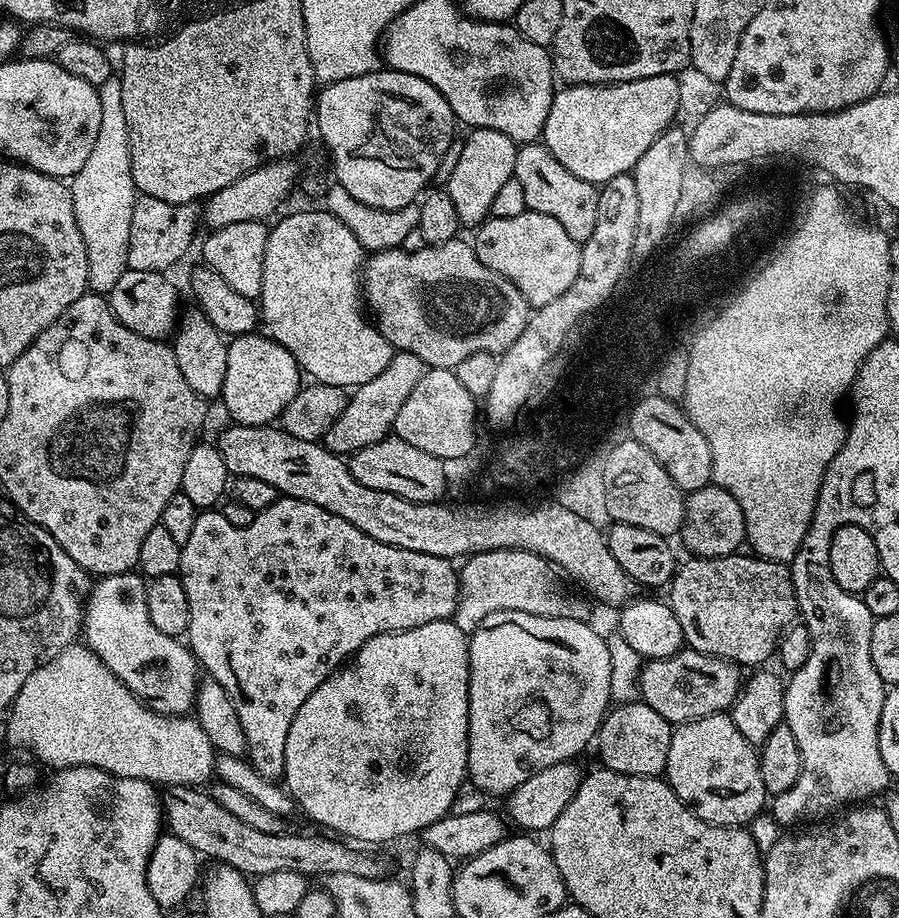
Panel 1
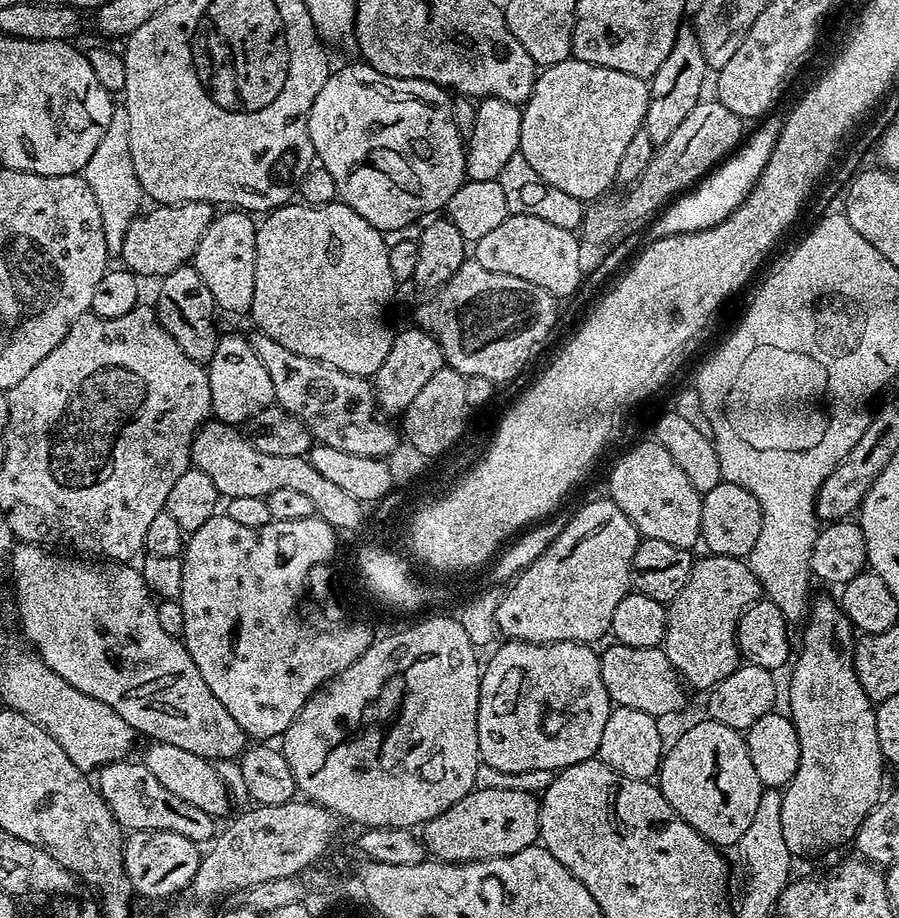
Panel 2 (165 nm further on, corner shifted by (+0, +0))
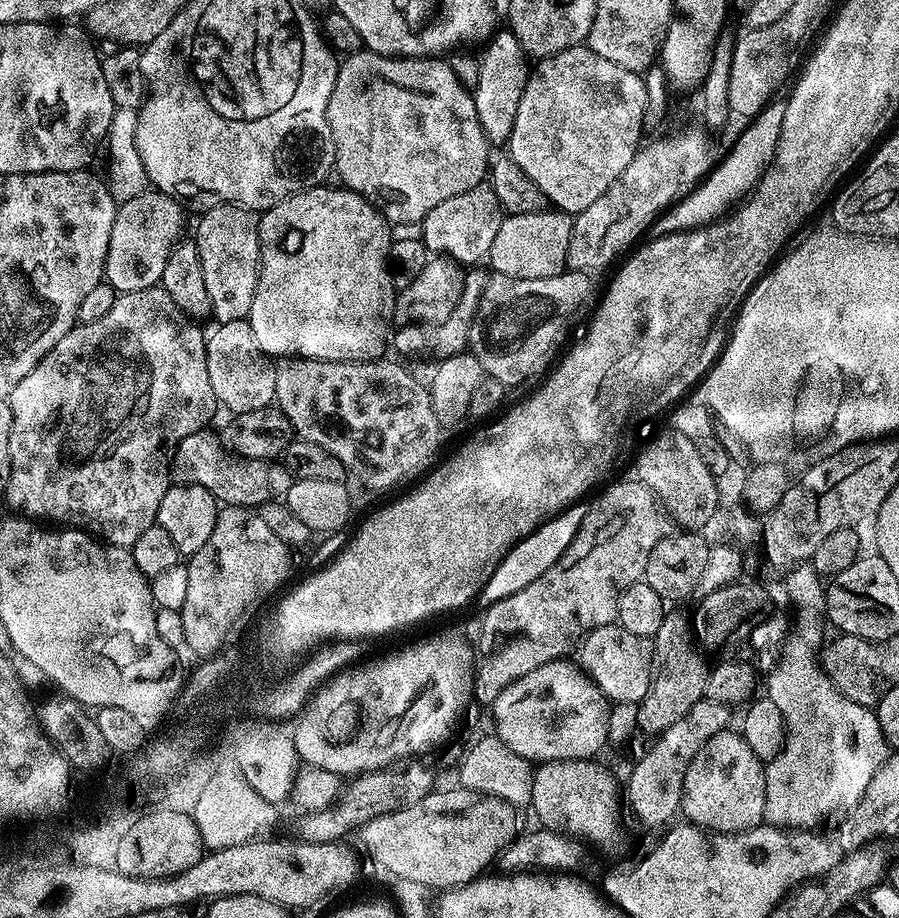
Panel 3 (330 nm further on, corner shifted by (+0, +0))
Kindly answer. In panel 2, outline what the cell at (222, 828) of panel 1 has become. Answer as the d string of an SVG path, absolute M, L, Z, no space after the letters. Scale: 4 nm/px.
M125 758L106 767L99 769L97 780L94 780L100 797L106 802L106 806L112 811L121 829L132 832L153 832L154 830L166 830L174 834L182 834L182 838L190 838L197 842L211 841L217 835L217 821L206 814L206 810L198 810L191 802L177 798L142 762L131 764L131 759Z

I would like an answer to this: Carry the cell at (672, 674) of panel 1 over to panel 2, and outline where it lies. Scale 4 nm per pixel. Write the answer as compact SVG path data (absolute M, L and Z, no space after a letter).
M615 642L609 644L605 652L599 653L599 658L602 682L613 705L642 710L657 718L672 716L683 710L686 685L670 658L666 658L663 647L643 648Z

